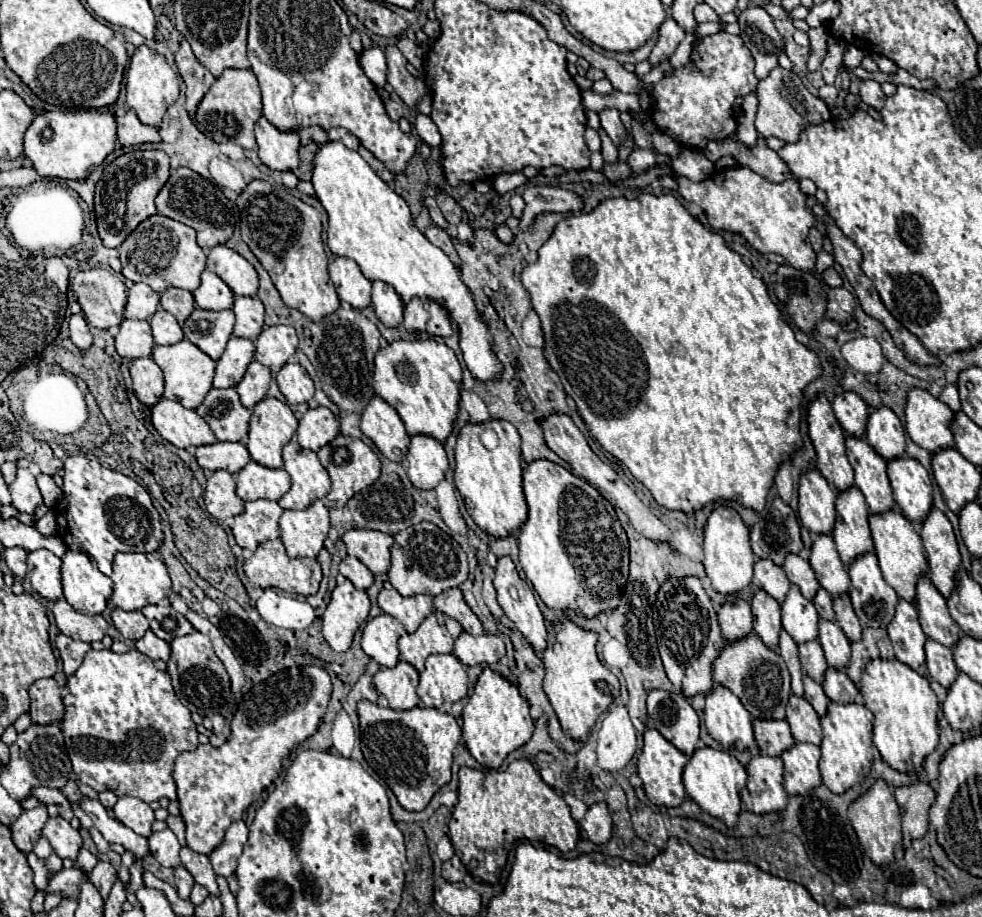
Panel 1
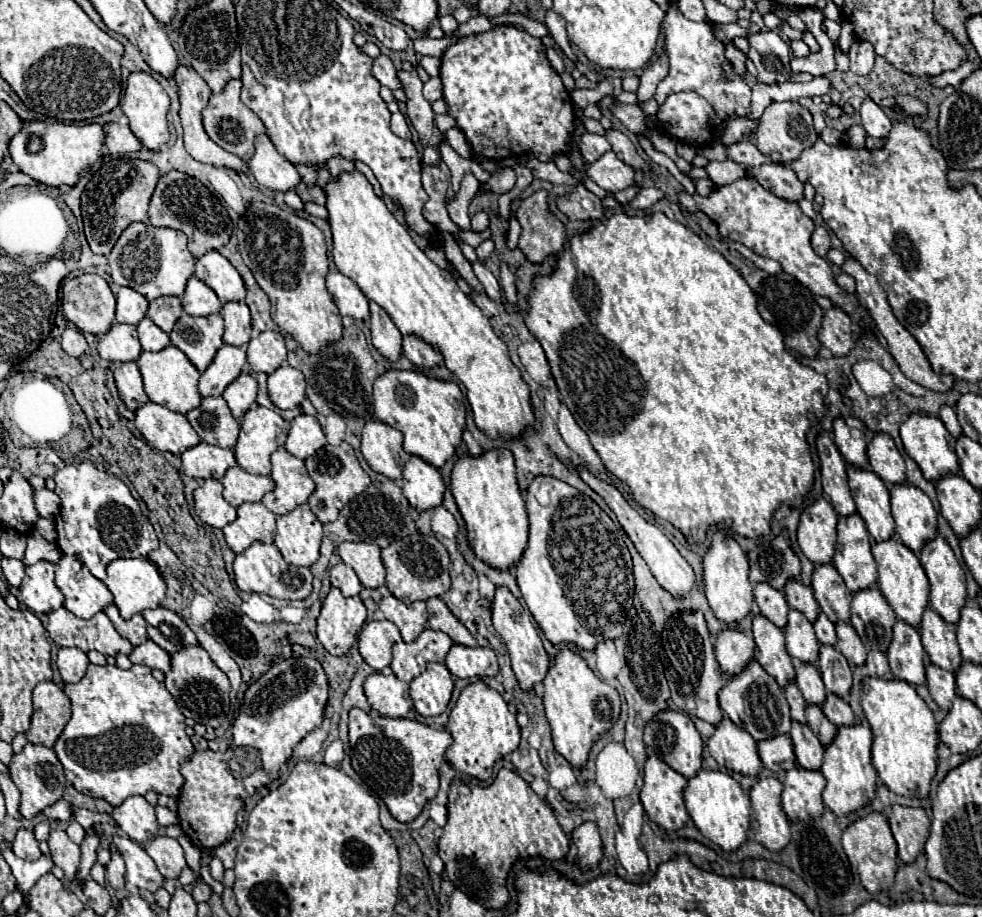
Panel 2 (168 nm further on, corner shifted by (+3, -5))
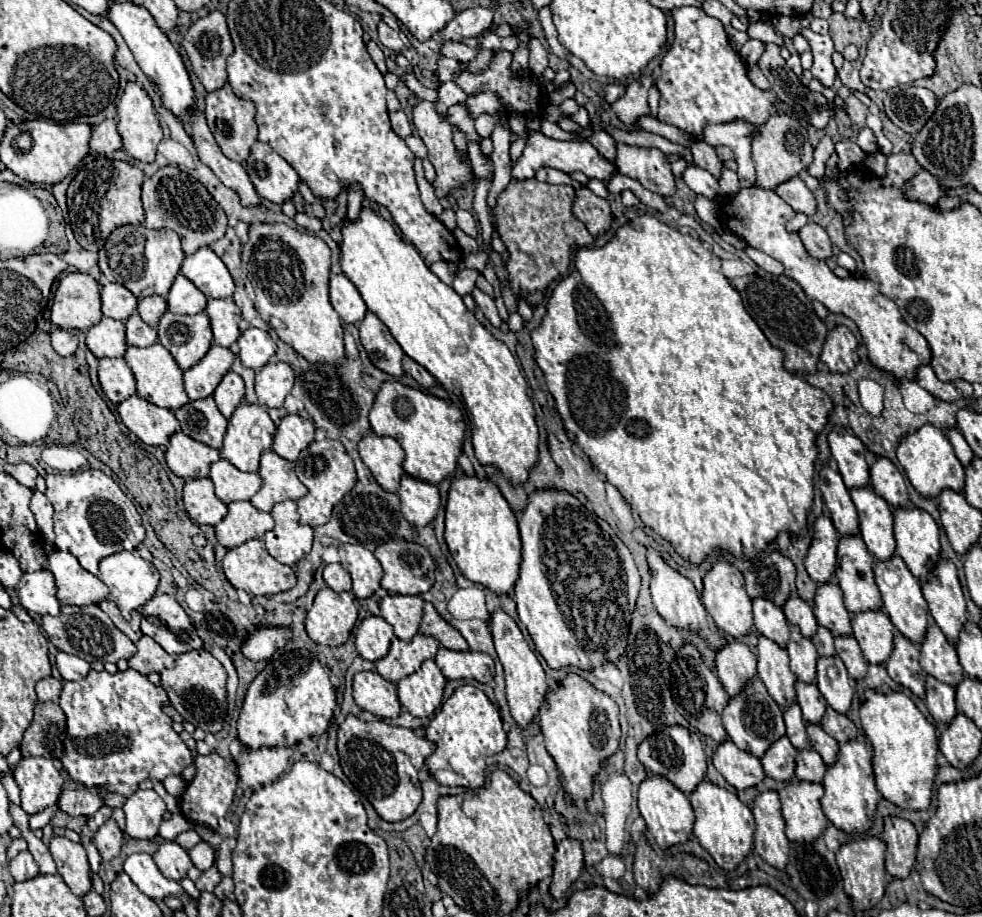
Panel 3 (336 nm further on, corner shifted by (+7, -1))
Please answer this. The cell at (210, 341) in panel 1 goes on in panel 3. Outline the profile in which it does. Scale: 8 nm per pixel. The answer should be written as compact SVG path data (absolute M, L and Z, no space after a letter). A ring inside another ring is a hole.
M165 312L157 324L157 334L181 370L193 368L213 344L211 320L205 312L195 316Z

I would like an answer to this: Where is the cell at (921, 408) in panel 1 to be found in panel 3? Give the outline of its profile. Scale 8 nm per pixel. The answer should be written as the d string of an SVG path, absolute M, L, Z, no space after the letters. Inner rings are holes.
M925 424L923 428L917 428L915 432L905 434L901 438L897 448L897 460L905 468L905 474L915 486L915 490L925 498L937 498L943 488L953 488L953 490L963 488L963 480L965 480L963 464L957 460L955 450L947 440L947 436L931 424Z

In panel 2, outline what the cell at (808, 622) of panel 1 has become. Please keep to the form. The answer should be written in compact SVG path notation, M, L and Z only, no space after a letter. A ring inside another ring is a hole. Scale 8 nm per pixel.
M789 610L785 640L787 640L787 652L793 658L817 666L819 642L817 642L817 636L813 632L813 624L801 612Z

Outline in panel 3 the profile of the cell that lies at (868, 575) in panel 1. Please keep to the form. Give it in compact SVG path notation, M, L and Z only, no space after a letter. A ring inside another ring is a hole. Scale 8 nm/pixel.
M883 610L853 614L853 636L871 664L883 664L893 650L893 622Z

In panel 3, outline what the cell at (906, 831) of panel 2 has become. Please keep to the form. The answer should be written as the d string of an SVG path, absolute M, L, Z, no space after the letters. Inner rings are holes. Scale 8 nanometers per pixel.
M885 816L885 830L881 838L887 842L887 872L895 878L907 878L915 866L919 838L913 822L899 816Z

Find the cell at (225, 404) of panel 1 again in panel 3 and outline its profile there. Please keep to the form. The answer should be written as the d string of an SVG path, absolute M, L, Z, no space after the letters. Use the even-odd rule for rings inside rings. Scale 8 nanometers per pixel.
M211 396L181 406L175 416L187 436L221 450L227 430L227 418L219 412Z

